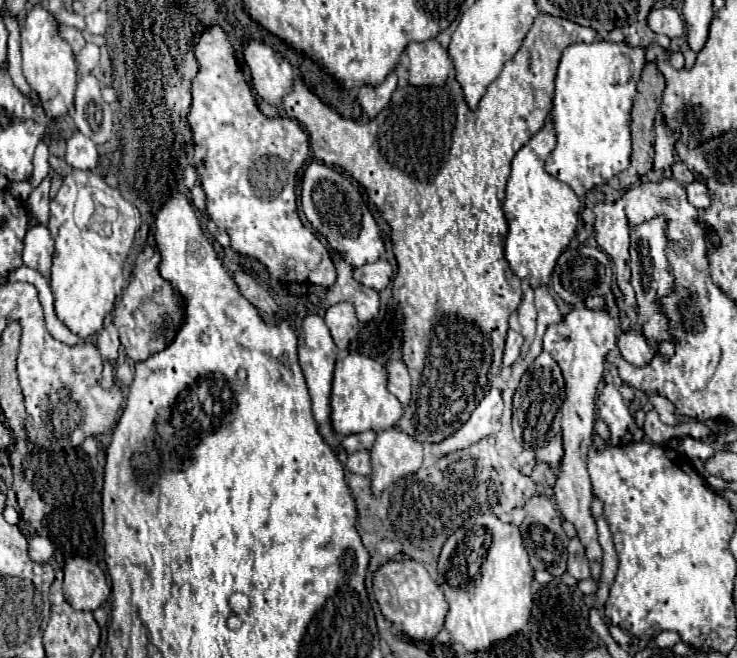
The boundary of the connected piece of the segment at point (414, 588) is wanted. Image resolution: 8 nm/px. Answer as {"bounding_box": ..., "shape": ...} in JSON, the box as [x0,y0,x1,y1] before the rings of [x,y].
{"bounding_box":[374,562,448,640],"shape":[[[386,562],[374,574],[374,594],[384,618],[412,640],[432,640],[444,628],[448,602],[442,588],[428,576],[426,568],[420,562]]]}

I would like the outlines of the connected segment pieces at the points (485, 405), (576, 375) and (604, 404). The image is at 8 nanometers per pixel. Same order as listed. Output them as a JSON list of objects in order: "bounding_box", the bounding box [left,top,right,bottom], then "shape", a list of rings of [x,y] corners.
[{"bounding_box":[432,390,502,456],"shape":[[[490,390],[484,400],[476,406],[476,410],[470,414],[468,422],[456,430],[456,434],[450,434],[444,438],[444,442],[432,444],[434,456],[446,456],[456,450],[468,448],[474,442],[482,440],[484,436],[500,430],[500,418],[502,418],[502,396],[498,390]]]},{"bounding_box":[544,302,618,578],"shape":[[[614,302],[602,310],[574,308],[558,324],[550,326],[544,336],[544,350],[548,350],[560,364],[566,380],[566,400],[562,404],[562,436],[564,436],[564,458],[560,464],[560,474],[554,486],[554,500],[558,496],[558,508],[562,516],[576,526],[578,538],[586,546],[586,556],[590,560],[592,578],[600,578],[602,572],[602,548],[596,540],[596,520],[590,516],[592,486],[586,472],[586,454],[590,436],[594,430],[594,396],[602,382],[604,356],[610,352],[610,341],[617,340],[618,322],[614,316]]]},{"bounding_box":[598,384,634,446],"shape":[[[606,384],[600,392],[600,398],[598,398],[598,406],[600,406],[600,412],[598,416],[606,422],[606,426],[610,428],[610,438],[608,438],[608,444],[610,446],[616,446],[620,444],[620,440],[624,438],[624,434],[628,432],[630,424],[634,422],[628,406],[624,404],[620,392],[612,386],[612,384]]]}]

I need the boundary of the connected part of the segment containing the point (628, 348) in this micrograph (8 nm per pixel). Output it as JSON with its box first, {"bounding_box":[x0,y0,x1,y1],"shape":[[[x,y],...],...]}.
{"bounding_box":[618,330,654,366],"shape":[[[638,330],[620,334],[618,350],[622,358],[632,366],[648,366],[648,362],[654,358],[652,346],[646,342],[646,338]]]}

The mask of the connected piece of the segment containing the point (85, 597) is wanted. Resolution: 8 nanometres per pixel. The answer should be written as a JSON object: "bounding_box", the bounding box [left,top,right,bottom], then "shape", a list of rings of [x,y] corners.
{"bounding_box":[64,558,110,610],"shape":[[[70,558],[64,566],[64,598],[74,610],[96,610],[110,596],[104,572],[86,558]]]}

